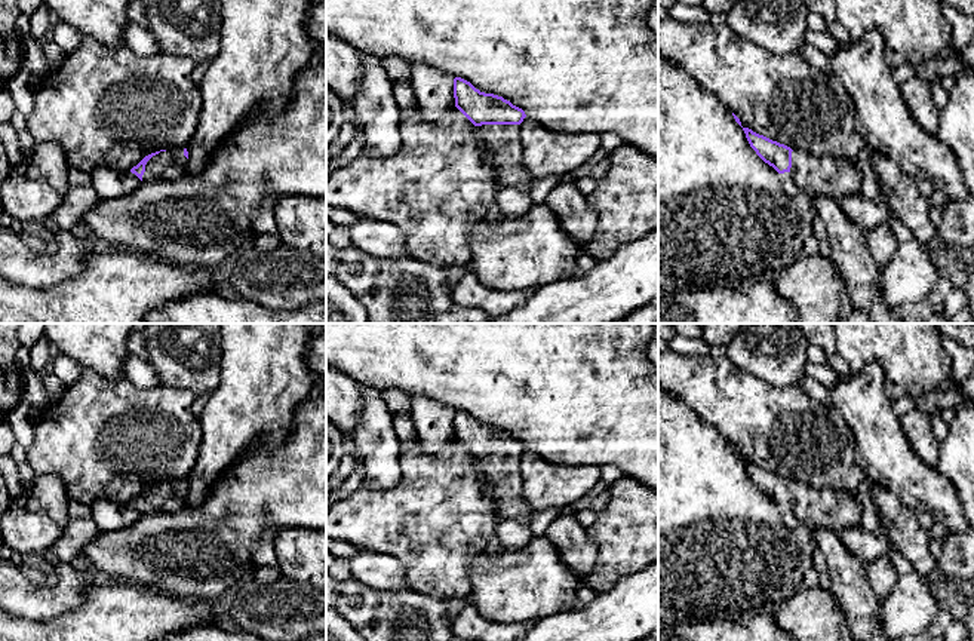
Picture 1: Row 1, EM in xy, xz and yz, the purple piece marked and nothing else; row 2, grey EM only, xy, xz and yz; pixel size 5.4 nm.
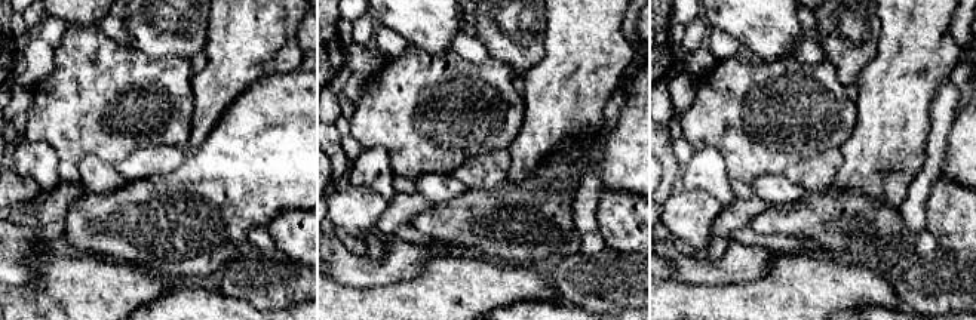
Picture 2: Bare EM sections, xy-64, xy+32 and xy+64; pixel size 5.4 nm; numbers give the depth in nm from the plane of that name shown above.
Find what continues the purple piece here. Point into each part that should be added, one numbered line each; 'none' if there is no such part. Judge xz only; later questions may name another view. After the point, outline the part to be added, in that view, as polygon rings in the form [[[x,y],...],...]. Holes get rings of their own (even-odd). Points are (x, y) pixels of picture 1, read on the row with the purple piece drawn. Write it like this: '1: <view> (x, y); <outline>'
1: xz (503, 141); [[[520,125],[476,126],[474,137],[489,150],[500,187],[516,187],[529,191],[535,178],[522,163]]]

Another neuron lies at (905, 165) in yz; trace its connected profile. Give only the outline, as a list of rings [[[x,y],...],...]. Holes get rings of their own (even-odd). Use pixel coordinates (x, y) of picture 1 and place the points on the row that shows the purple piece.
[[[870,30],[858,42],[839,45],[829,56],[833,76],[841,82],[854,101],[855,129],[867,145],[892,159],[898,168],[915,178],[928,178],[940,187],[947,200],[968,197],[958,160],[935,135],[925,132],[910,116],[892,77],[892,68],[884,56],[884,40],[879,31]]]

